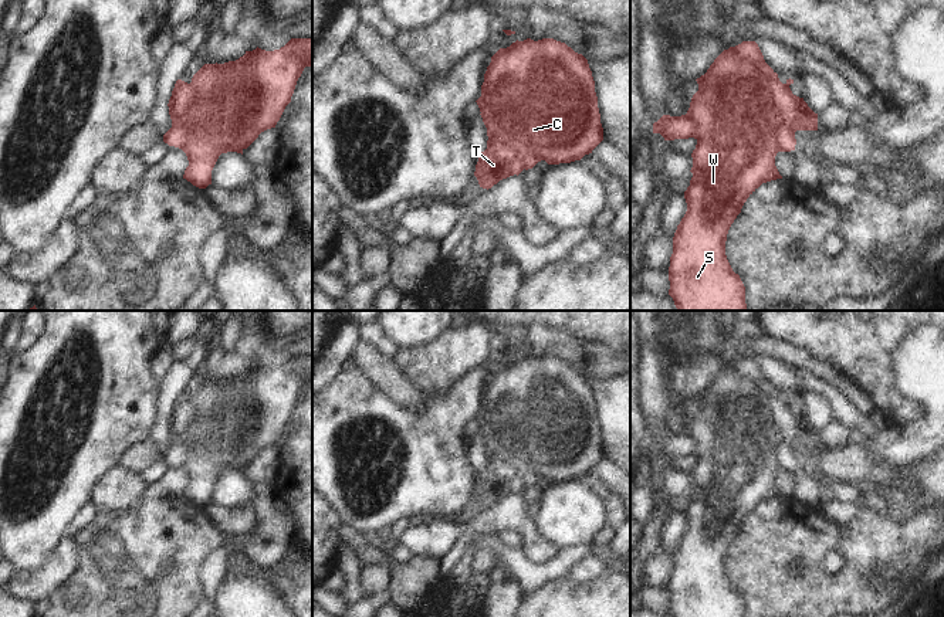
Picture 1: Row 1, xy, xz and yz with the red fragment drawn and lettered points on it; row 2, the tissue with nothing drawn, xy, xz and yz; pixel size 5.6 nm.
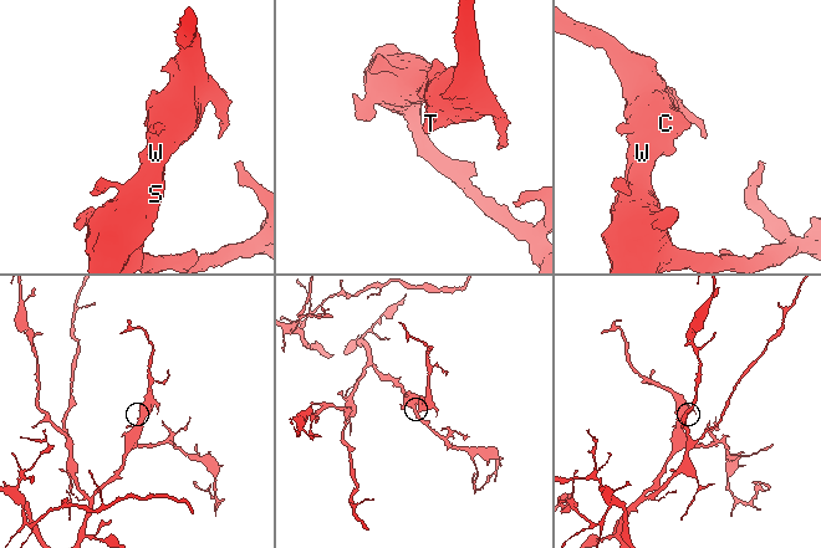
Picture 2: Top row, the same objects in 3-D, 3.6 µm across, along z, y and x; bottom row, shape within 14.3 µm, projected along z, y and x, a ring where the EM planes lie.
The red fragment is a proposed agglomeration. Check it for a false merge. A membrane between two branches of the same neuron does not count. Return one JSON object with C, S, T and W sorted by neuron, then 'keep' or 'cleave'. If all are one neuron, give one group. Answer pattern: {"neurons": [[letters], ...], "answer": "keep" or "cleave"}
{"neurons": [["C", "S", "T", "W"]], "answer": "keep"}

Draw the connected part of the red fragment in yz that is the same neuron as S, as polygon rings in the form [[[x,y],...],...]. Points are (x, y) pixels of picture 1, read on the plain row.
[[[742,359],[735,365],[724,367],[710,383],[707,390],[696,397],[698,408],[693,413],[686,433],[663,433],[653,441],[653,451],[660,451],[664,458],[688,457],[697,458],[691,471],[693,495],[684,509],[687,529],[673,555],[673,572],[670,574],[669,613],[673,617],[745,617],[745,604],[735,591],[725,573],[727,552],[741,530],[747,516],[762,502],[782,496],[776,484],[778,469],[795,468],[796,448],[818,448],[818,431],[815,431],[803,416],[792,411],[789,403],[794,397],[782,401],[778,391],[765,380],[755,359]]]

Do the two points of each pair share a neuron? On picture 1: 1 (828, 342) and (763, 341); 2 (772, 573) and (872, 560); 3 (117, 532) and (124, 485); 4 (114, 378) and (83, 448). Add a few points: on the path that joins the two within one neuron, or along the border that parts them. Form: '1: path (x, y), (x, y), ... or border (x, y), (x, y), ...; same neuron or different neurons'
1: border (765, 332), (805, 349), (812, 356); different neurons
2: path (797, 570), (848, 569); same neuron
3: border (98, 509), (114, 512); different neurons
4: path (97, 395), (92, 423), (88, 431); same neuron

